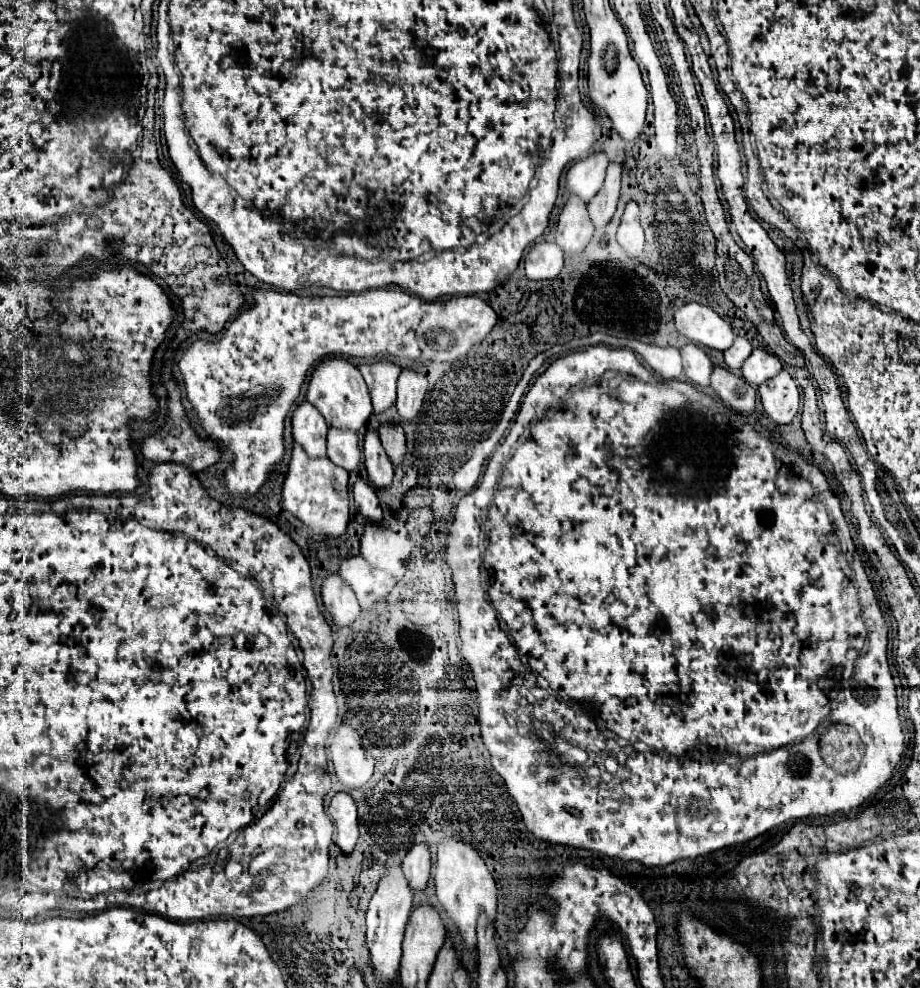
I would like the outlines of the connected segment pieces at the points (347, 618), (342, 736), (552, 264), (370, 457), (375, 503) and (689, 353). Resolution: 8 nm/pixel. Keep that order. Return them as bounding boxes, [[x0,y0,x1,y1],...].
[[321,573,359,627],[329,725,375,789],[525,241,563,281],[363,429,393,489],[353,481,383,521],[679,343,713,387]]

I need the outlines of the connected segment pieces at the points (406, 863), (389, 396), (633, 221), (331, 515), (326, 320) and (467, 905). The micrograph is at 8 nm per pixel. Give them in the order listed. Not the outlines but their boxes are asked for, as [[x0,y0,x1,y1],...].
[[403,843,431,891],[359,361,401,411],[617,199,645,257],[283,443,349,537],[179,289,497,497],[435,837,497,947]]

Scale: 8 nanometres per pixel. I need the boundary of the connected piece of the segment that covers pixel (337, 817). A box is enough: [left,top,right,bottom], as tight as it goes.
[329,791,359,853]

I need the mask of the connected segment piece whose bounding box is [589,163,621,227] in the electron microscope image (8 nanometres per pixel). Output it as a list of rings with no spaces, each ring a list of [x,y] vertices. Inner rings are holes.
[[[609,163],[603,189],[589,201],[589,213],[595,227],[605,227],[613,217],[619,199],[619,183],[621,183],[621,165]]]

